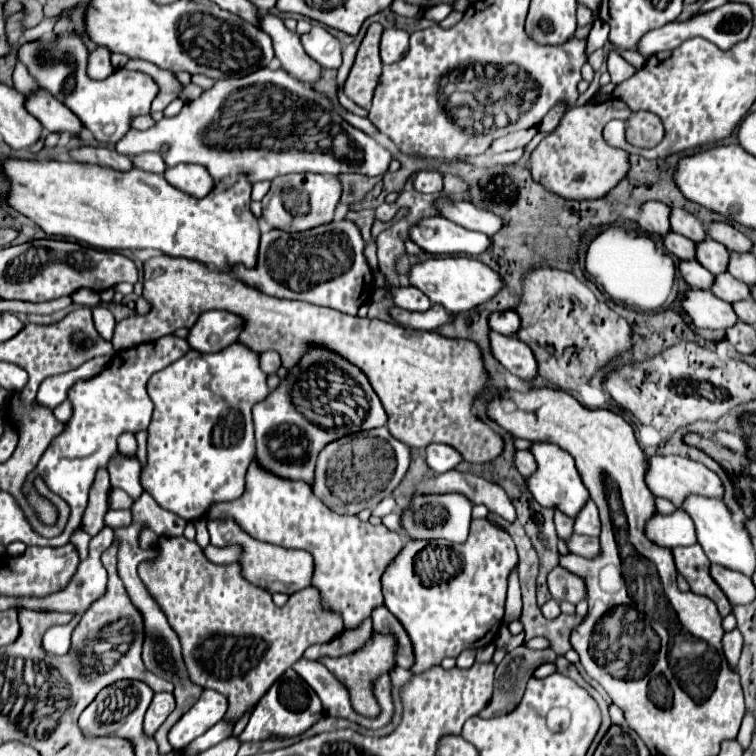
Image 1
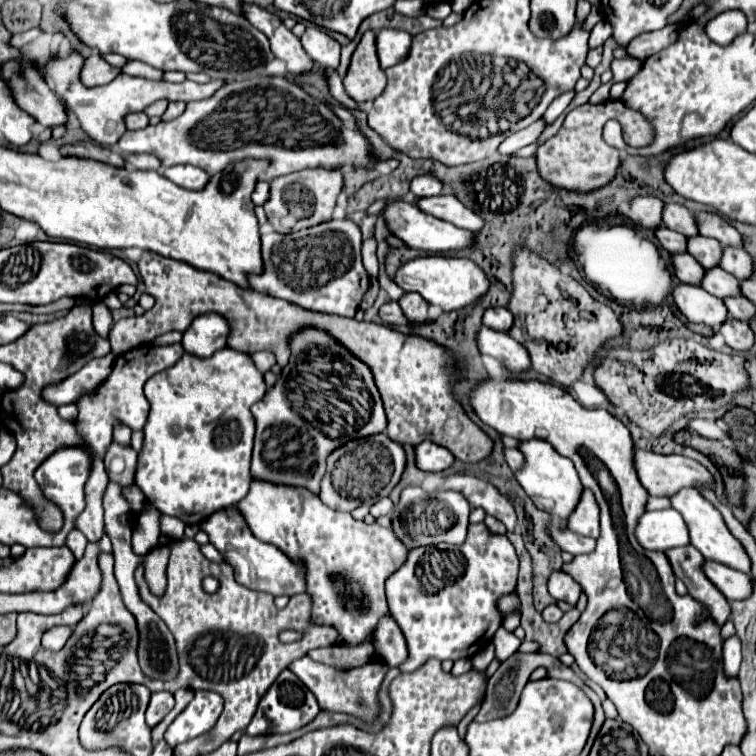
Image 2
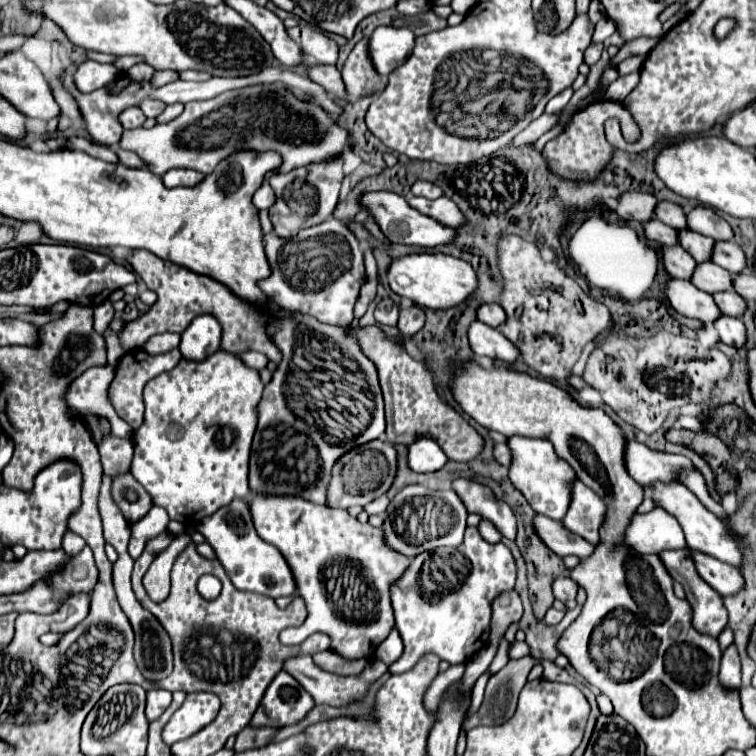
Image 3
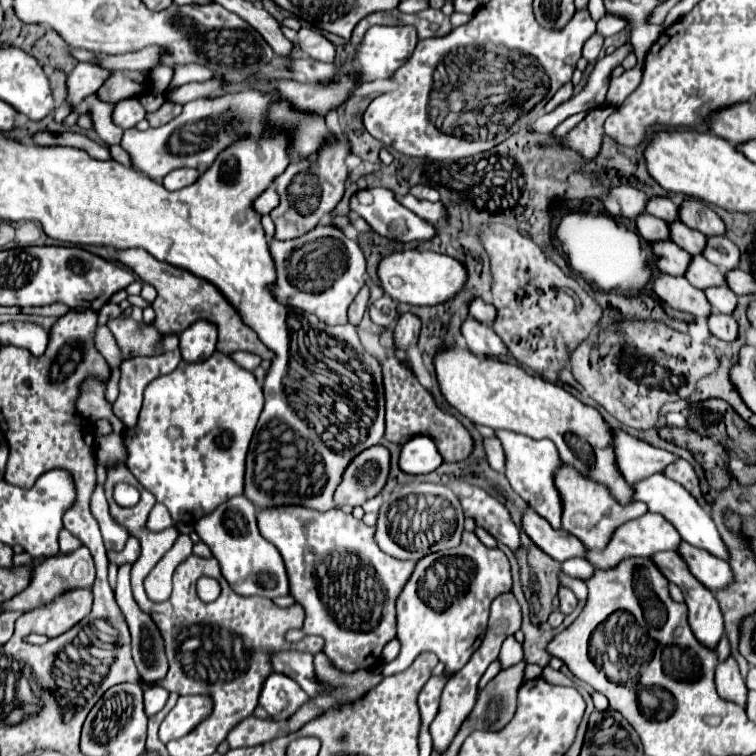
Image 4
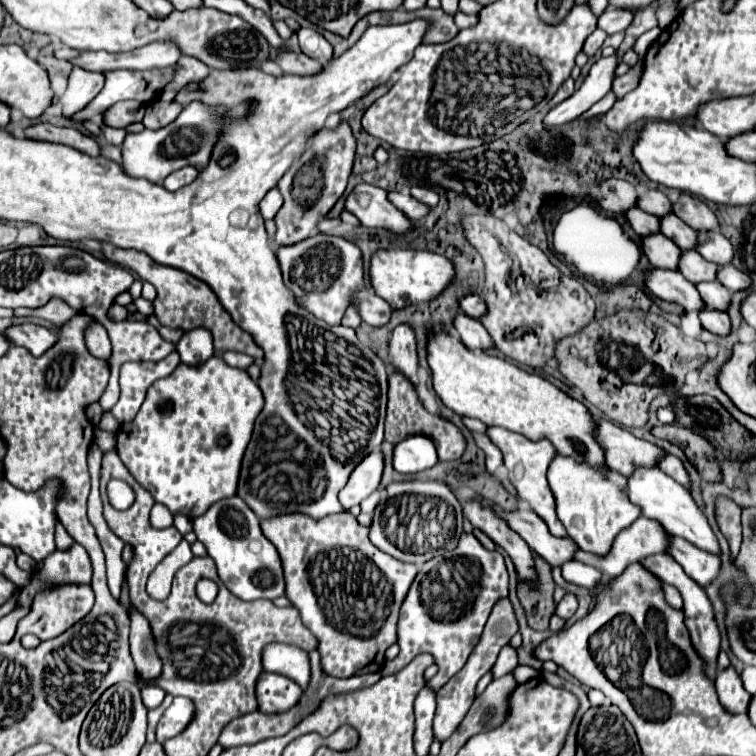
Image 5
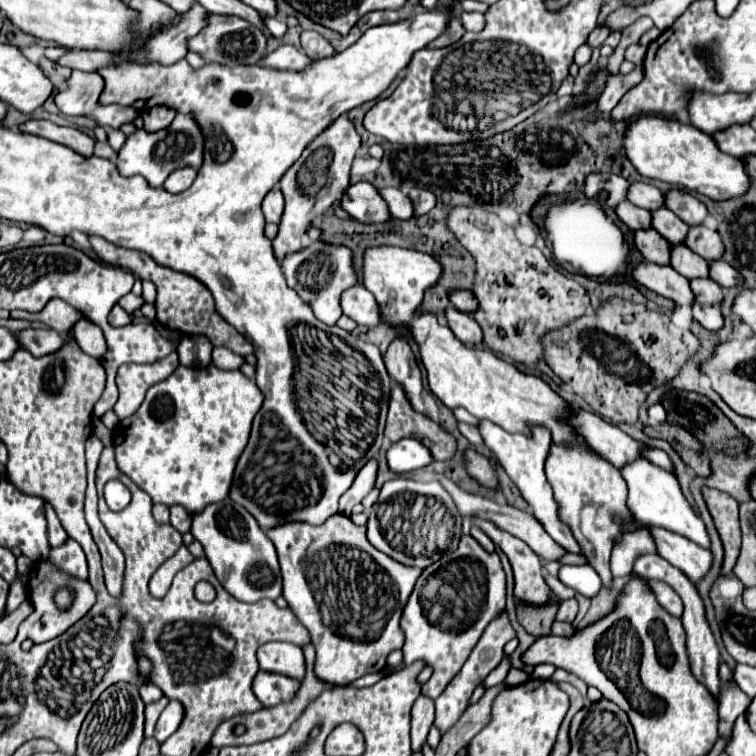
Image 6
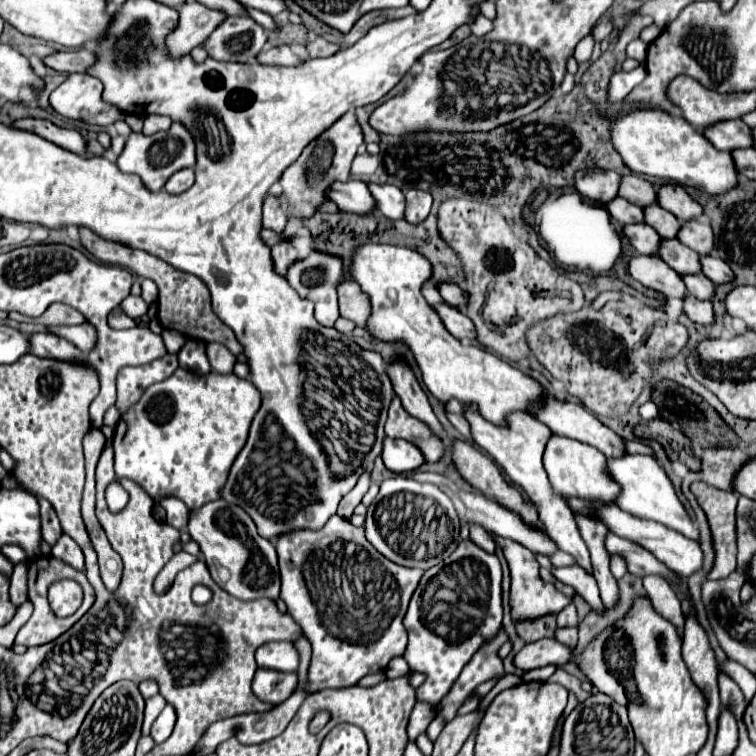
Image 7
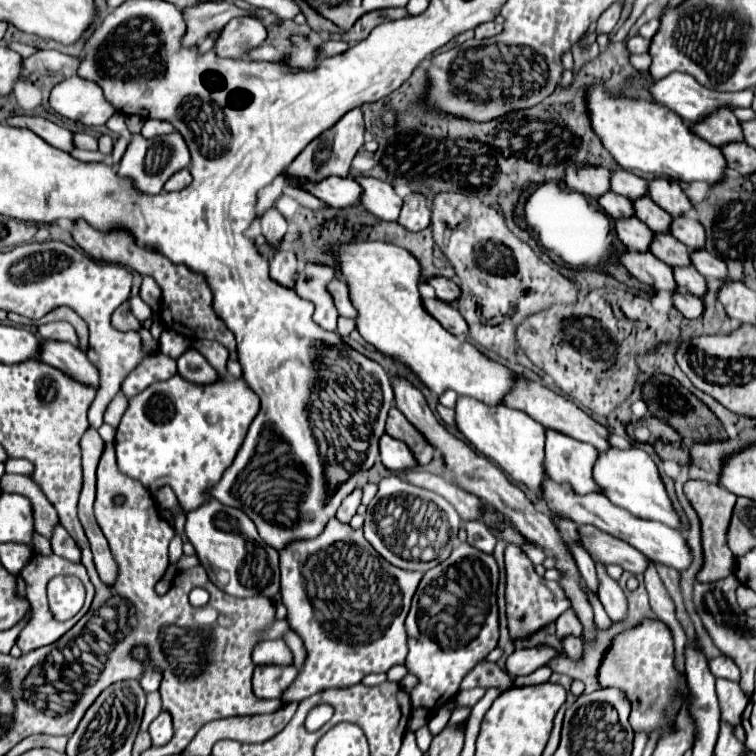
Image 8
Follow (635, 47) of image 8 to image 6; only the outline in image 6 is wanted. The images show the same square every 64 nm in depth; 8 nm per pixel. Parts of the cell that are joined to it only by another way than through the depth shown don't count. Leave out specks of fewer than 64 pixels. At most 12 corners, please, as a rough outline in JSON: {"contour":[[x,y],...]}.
{"contour":[[632,44],[626,50],[626,60],[642,66],[646,48]]}

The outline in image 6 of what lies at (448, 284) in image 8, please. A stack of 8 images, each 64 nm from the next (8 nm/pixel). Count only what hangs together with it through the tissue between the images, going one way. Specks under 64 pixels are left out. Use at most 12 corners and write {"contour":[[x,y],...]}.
{"contour":[[468,290],[450,292],[454,308],[466,314],[478,310],[478,298]]}

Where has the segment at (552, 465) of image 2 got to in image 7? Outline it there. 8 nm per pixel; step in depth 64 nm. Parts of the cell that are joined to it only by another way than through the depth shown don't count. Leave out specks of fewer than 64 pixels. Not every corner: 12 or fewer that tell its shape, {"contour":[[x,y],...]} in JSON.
{"contour":[[464,406],[474,442],[520,486],[556,546],[590,568],[542,454],[552,432],[516,412],[508,426]]}

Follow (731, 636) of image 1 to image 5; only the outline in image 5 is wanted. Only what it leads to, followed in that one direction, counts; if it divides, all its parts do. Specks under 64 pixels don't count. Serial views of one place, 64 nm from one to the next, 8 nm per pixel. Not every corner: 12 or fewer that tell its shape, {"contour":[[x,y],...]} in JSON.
{"contour":[[728,666],[716,672],[720,704],[746,712],[750,694],[740,674]]}

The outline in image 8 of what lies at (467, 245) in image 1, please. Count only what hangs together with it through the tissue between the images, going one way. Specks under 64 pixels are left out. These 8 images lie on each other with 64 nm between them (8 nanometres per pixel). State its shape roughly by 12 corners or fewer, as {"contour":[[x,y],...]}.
{"contour":[[330,176],[304,188],[332,208],[354,208],[362,186]]}

